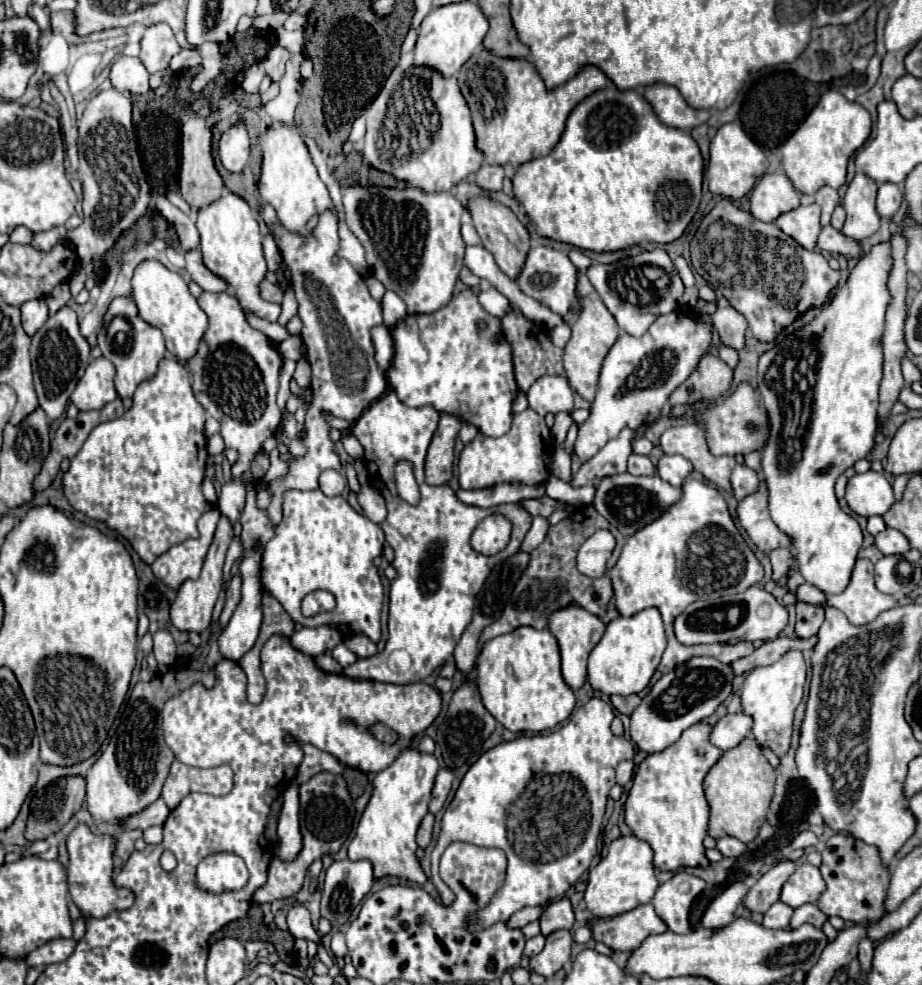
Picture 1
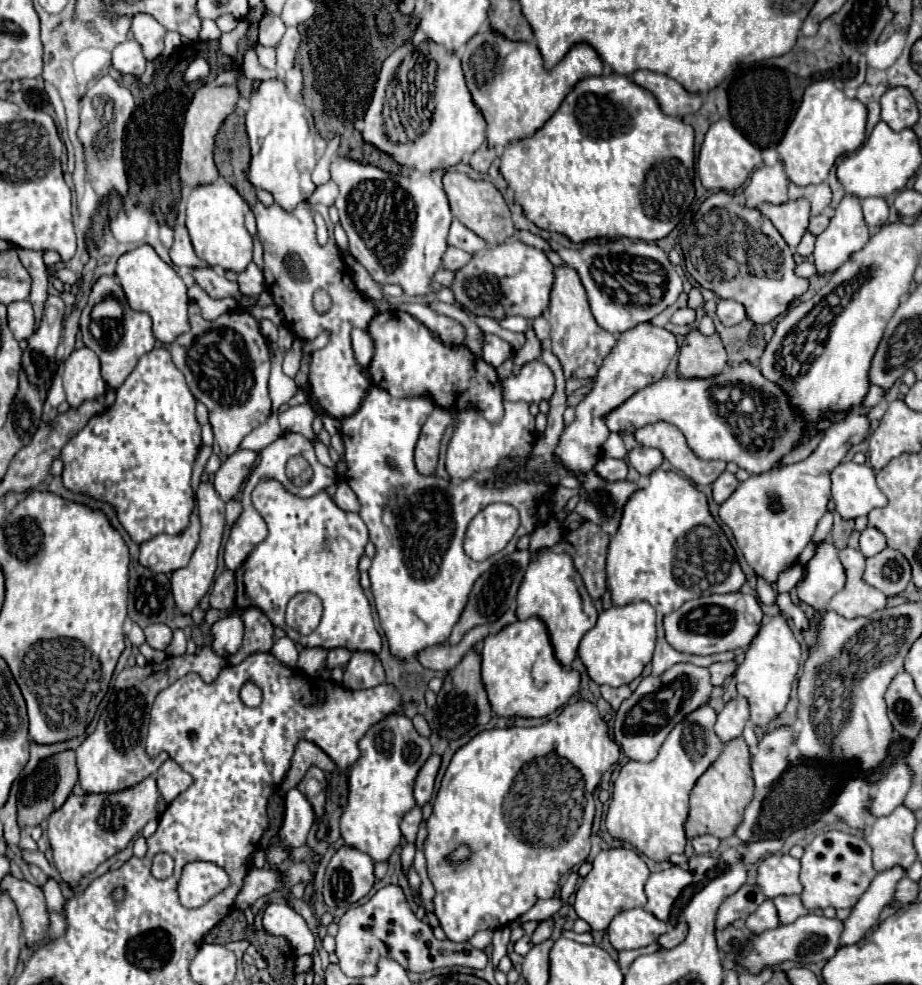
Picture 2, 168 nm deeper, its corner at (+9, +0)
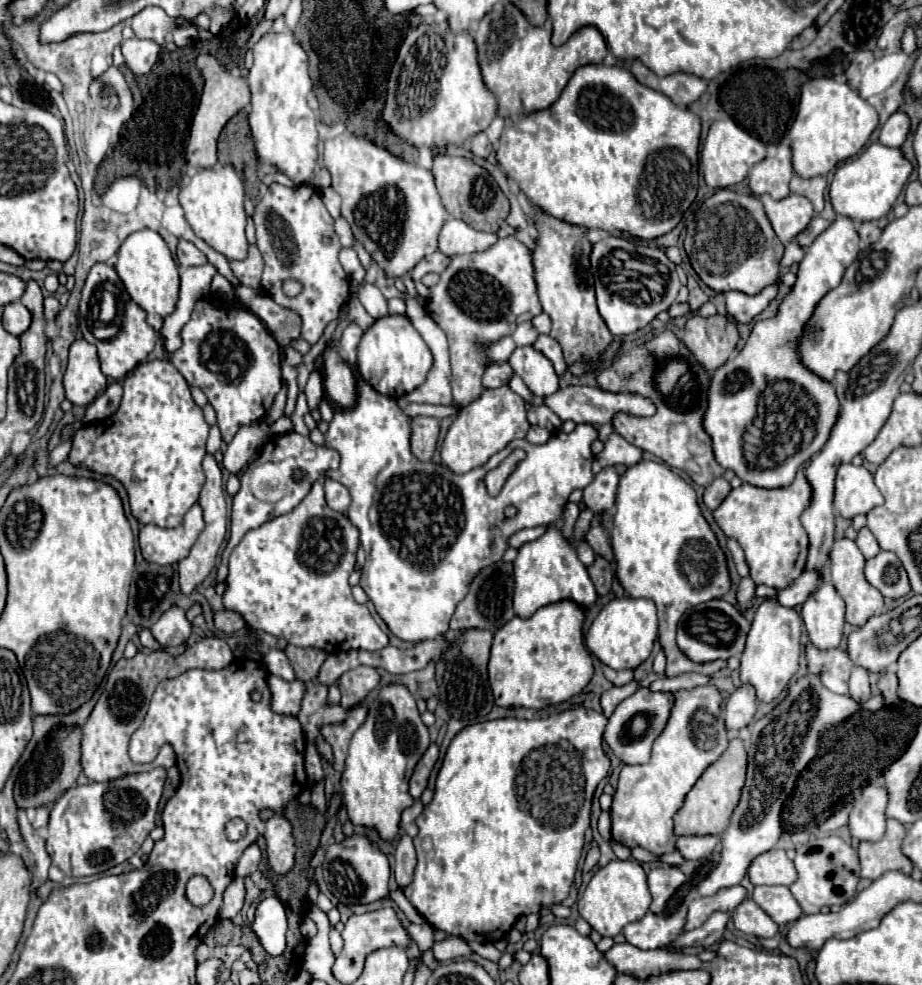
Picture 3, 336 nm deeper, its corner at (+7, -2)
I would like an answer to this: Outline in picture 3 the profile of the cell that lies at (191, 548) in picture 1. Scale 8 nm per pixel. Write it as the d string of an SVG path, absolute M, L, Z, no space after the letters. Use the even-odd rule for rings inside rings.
M195 504L185 514L183 522L175 528L159 528L155 524L145 524L141 526L141 532L139 532L143 558L147 562L155 562L161 566L175 564L189 554L201 530L203 530L203 514L199 504Z

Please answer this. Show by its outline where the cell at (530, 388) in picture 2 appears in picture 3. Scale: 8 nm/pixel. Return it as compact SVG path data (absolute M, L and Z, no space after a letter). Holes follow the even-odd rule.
M531 346L515 348L509 364L535 396L545 398L559 390L559 378L555 374L555 368L551 360L543 356L543 352L535 352L535 348Z

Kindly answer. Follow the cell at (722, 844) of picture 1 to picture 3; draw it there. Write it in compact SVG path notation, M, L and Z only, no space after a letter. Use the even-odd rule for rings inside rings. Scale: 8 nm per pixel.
M679 836L675 848L685 860L701 860L713 852L717 842L717 836Z

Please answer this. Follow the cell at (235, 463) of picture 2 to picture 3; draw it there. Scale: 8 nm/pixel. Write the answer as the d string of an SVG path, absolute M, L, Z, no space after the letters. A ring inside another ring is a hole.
M263 420L255 424L245 424L243 428L239 428L239 432L227 444L227 450L225 450L223 466L227 468L227 472L239 474L267 440L269 440L269 426Z

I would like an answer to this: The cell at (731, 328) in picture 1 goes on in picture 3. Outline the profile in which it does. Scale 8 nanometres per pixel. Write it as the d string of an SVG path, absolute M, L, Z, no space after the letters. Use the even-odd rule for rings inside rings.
M783 272L779 276L777 284L771 284L763 288L755 296L747 296L743 292L727 292L727 312L737 320L737 322L751 322L757 314L761 314L771 300L779 294L781 288L789 288L795 282L795 274Z

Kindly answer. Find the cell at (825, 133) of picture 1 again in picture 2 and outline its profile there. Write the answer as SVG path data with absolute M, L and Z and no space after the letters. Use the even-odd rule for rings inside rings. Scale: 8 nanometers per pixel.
M822 78L807 86L803 102L781 144L777 146L777 152L785 166L785 174L793 184L809 186L825 182L835 160L841 154L857 150L865 142L867 108L859 100L851 100L843 94L848 80Z

